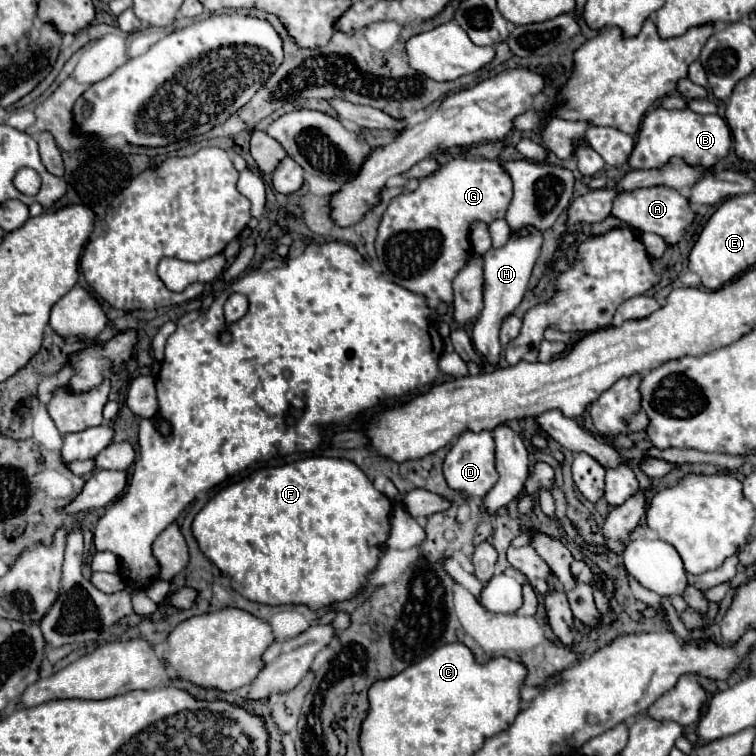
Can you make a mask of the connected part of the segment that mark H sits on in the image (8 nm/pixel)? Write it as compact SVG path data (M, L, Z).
M525 225L517 231L513 231L509 241L503 247L497 247L497 249L491 247L483 255L483 261L485 261L485 295L483 295L485 297L485 307L483 307L481 315L477 317L477 321L475 321L471 339L473 339L473 347L491 365L495 365L499 361L499 353L501 353L501 343L499 343L501 323L521 303L521 299L523 299L523 295L529 287L529 277L531 277L533 265L539 257L541 243L543 243L543 233L533 225Z

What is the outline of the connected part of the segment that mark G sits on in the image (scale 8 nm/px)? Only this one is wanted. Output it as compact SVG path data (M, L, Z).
M465 156L451 159L449 163L441 165L435 173L423 177L415 191L403 191L401 195L391 199L387 211L383 213L375 241L379 271L383 273L385 279L417 295L423 295L431 307L435 307L439 301L451 303L453 301L451 281L459 273L459 269L467 263L467 257L471 255L469 225L473 221L491 223L495 219L505 217L505 211L511 203L511 195L513 195L513 183L509 175L503 171L499 161Z

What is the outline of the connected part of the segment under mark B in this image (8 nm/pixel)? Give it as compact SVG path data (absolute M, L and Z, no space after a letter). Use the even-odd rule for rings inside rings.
M657 107L649 111L641 121L633 153L629 155L629 165L633 169L661 169L669 163L669 159L681 157L687 165L711 169L729 153L729 147L731 131L719 115L699 115L691 109L667 111Z

